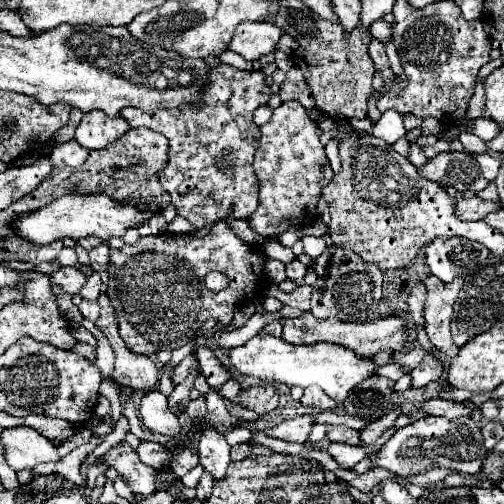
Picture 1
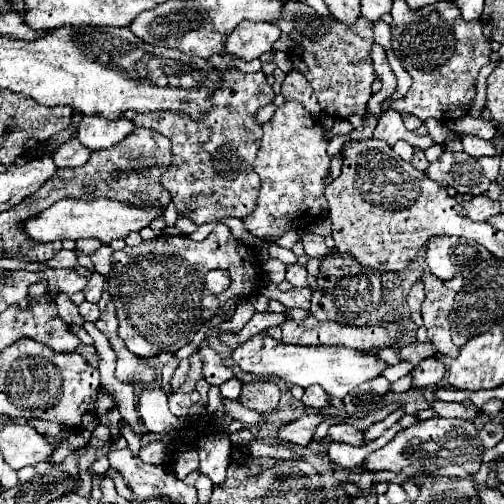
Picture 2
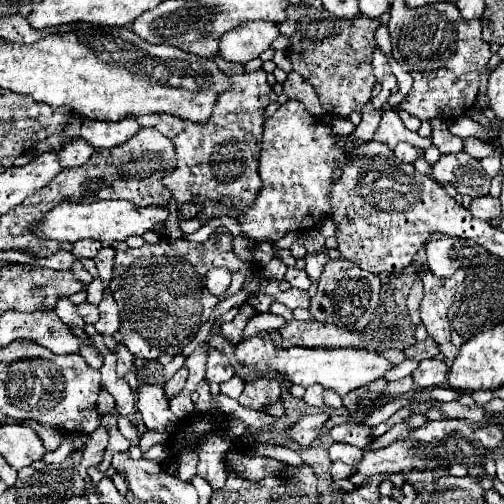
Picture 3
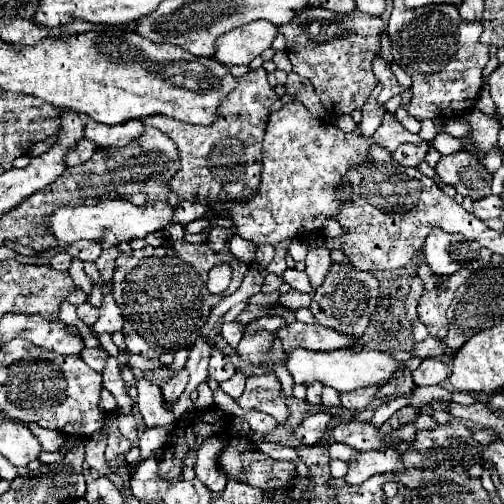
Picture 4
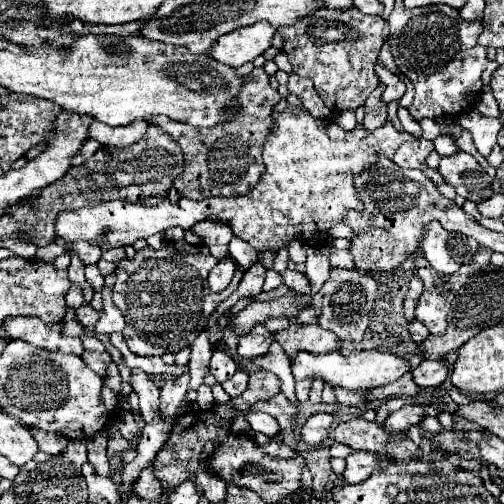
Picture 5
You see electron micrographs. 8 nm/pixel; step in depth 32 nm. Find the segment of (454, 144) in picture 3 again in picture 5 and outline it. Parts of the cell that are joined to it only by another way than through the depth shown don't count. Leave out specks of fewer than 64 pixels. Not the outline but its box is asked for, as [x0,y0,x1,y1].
[433,134,458,158]

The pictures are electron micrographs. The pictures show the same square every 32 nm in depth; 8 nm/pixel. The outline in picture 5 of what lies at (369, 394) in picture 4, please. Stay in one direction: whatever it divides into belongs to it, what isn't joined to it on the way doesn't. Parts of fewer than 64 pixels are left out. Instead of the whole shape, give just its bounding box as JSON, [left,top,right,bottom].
[334,388,366,406]

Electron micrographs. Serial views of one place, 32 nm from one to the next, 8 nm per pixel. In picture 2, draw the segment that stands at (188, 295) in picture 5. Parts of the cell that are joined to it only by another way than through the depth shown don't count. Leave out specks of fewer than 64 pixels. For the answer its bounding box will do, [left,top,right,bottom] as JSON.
[108,224,260,358]

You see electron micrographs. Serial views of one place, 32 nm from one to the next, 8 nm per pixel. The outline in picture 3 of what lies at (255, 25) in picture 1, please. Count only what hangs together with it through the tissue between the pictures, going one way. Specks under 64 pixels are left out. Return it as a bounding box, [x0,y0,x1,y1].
[218,22,278,64]

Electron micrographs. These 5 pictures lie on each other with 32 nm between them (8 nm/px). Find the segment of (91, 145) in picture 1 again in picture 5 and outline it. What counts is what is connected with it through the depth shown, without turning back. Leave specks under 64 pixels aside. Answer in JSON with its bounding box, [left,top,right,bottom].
[90,120,150,146]

